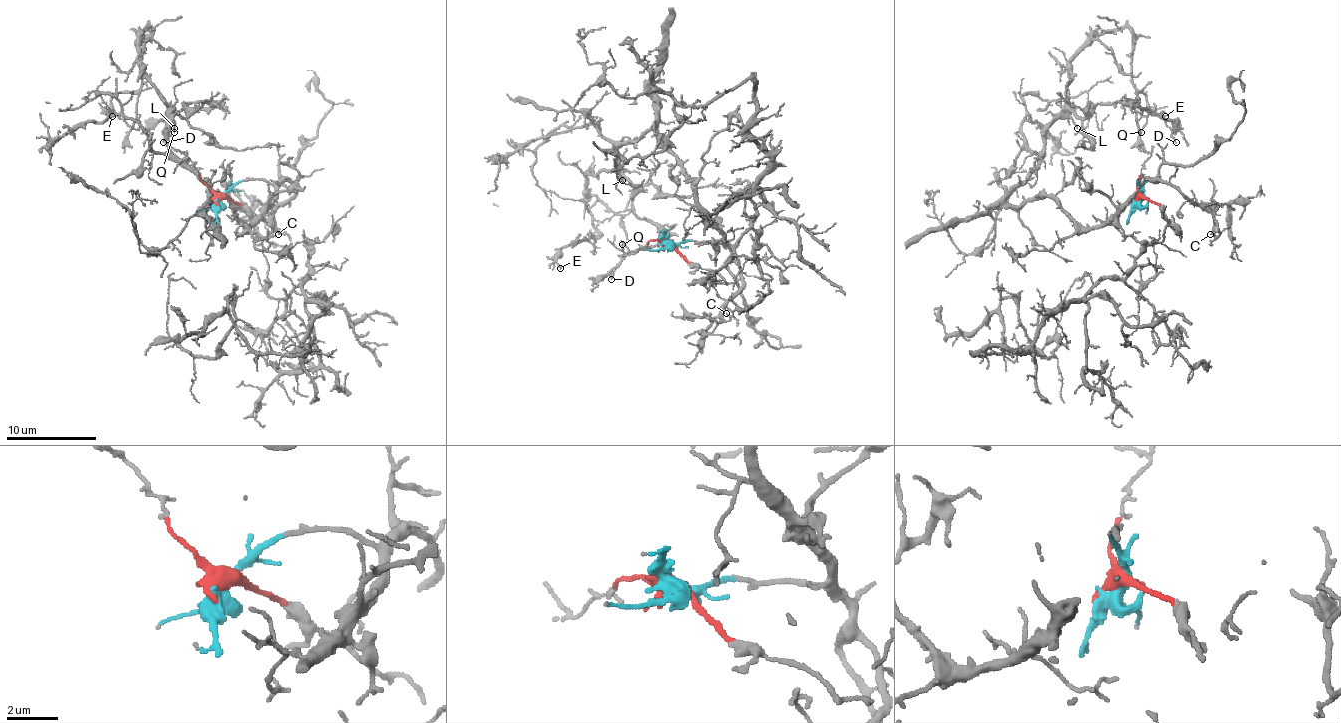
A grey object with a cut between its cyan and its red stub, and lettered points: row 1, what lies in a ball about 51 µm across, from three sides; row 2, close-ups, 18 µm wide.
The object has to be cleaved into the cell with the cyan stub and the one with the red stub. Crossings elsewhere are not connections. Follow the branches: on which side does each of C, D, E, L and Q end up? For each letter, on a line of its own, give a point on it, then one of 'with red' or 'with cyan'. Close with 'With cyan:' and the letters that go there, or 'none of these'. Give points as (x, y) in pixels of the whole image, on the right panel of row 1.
C: place (1210, 234); with cyan
D: place (1176, 142); with cyan
E: place (1165, 116); with cyan
L: place (1077, 128); with cyan
Q: place (1141, 132); with cyan
With cyan: C, D, E, L, Q

